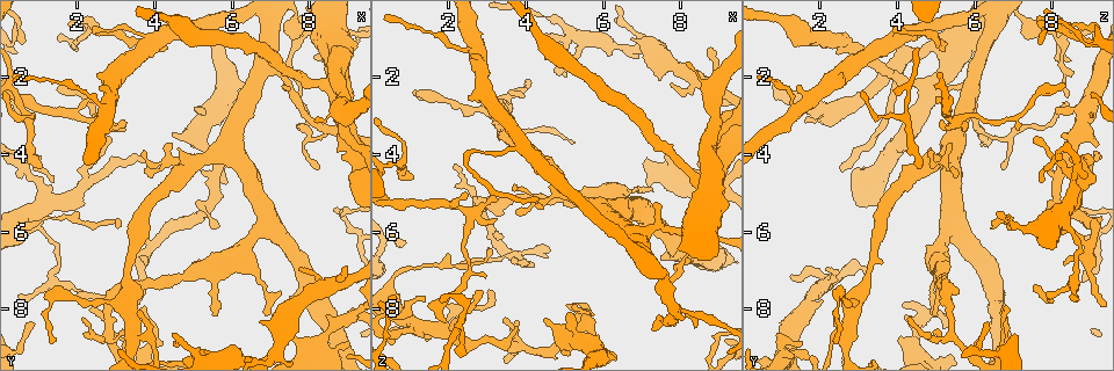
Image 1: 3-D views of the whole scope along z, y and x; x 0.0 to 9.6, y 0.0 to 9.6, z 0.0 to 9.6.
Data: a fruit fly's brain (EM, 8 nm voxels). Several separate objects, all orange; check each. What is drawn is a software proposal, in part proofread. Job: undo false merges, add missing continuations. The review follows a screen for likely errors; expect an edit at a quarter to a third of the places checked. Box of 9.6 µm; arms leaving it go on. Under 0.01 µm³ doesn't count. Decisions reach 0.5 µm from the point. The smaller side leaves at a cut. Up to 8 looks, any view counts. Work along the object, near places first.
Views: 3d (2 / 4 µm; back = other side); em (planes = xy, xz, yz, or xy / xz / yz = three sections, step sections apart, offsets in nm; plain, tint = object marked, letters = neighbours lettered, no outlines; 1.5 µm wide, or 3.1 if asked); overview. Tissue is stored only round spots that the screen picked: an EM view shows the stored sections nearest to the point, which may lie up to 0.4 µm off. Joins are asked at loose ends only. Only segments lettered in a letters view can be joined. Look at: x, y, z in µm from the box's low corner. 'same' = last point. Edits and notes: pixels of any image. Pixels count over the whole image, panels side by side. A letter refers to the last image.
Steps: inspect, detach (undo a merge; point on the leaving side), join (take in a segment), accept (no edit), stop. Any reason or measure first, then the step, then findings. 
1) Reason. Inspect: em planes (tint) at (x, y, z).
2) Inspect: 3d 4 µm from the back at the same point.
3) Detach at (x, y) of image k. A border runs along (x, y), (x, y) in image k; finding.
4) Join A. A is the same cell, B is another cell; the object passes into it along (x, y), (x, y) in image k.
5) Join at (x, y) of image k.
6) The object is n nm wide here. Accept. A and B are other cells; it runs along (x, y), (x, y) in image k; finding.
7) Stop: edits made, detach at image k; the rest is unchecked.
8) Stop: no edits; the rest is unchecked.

Tapers out. Inspect: em yz step 8 (letters) at (1.35, 8.95, 2.40).

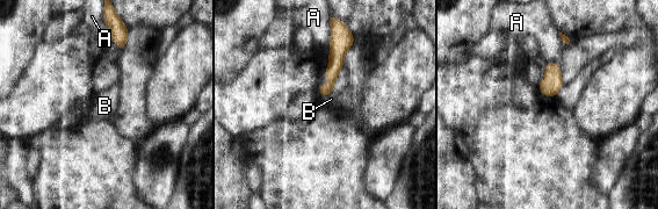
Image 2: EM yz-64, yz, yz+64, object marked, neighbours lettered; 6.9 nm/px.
The object is 80 nm wide here. Accept. A and B are other cells; it runs along (348, 40), (322, 92) in image 2; none of them fits.

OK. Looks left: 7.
Abrupt turn. Inspect: 3d 4 µm at (3.40, 8.80, 2.70).

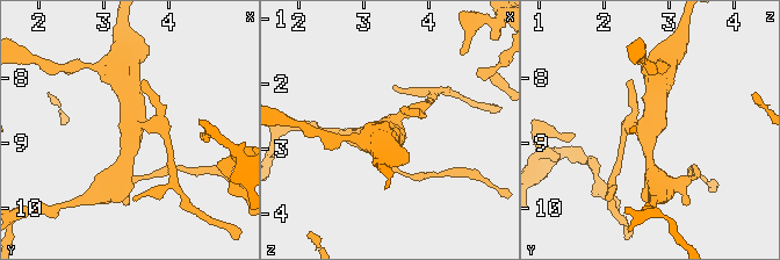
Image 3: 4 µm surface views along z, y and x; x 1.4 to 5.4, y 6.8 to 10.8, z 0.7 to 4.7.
Inspect: em planes (letters) at (3.45, 8.75, 2.70).

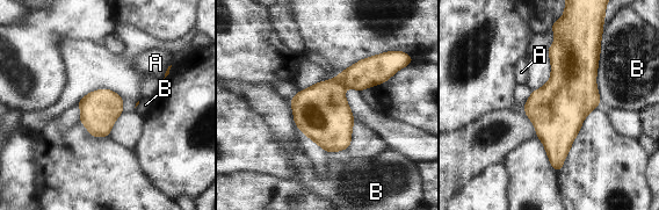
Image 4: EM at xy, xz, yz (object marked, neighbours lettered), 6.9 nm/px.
The longest contact is with B, 460 nm. Accept. A and B are other cells; a border runs along (601, 35), (596, 72), (600, 101) in image 4; one neuron here.

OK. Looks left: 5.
Free end. Inspect: em planes (plain) at (0.60, 1.10, 7.65).

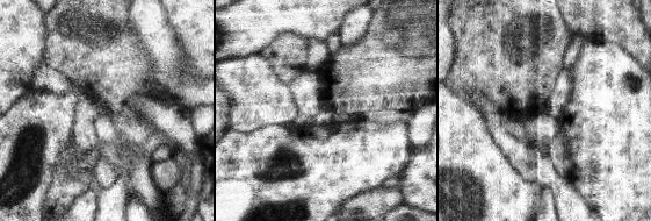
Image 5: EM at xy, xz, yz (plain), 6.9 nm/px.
Inspect: em planes (letters) at the same point.

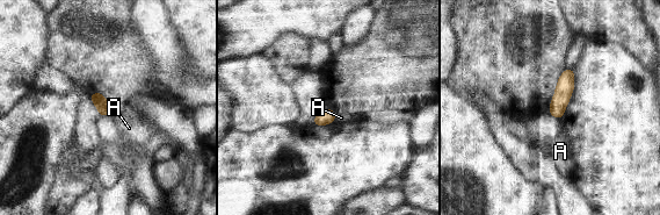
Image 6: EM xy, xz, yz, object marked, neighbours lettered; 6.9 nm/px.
The object is 90 nm wide here. Accept. A is another cell; it runs along (571, 72), (558, 104), (558, 115) in image 6; no lettered segment goes on from it.

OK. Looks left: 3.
Stop: no edits; the rest is unchecked.

